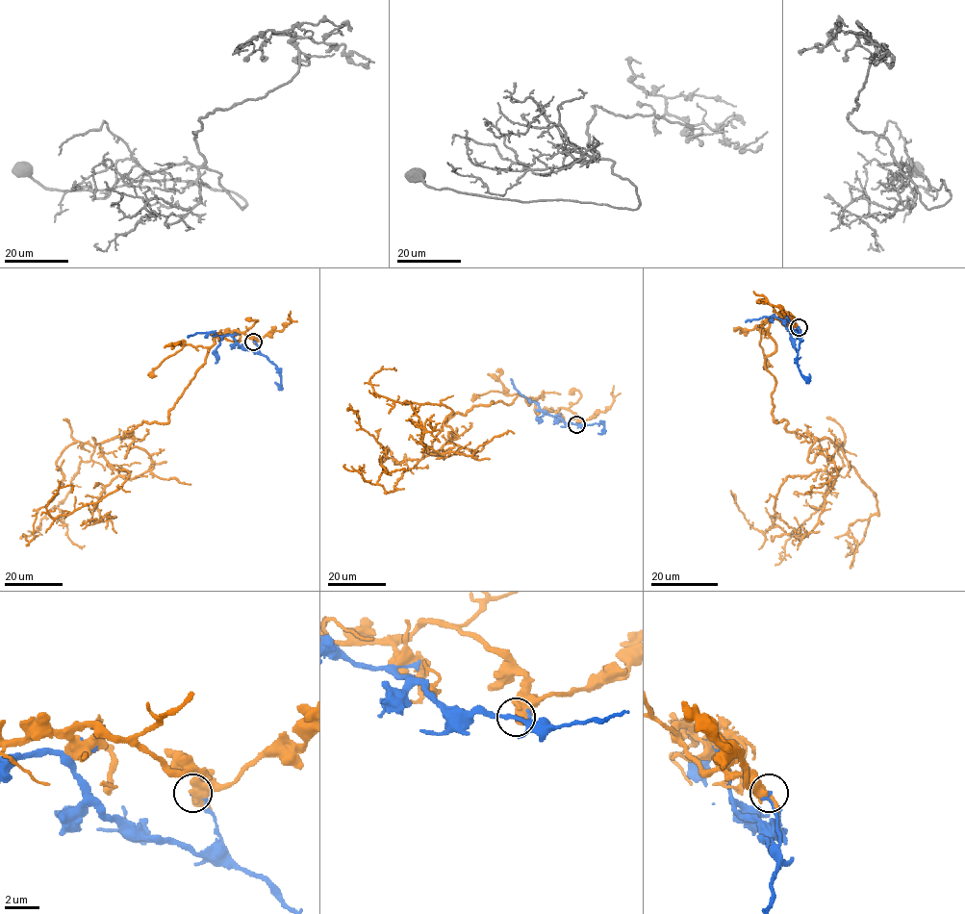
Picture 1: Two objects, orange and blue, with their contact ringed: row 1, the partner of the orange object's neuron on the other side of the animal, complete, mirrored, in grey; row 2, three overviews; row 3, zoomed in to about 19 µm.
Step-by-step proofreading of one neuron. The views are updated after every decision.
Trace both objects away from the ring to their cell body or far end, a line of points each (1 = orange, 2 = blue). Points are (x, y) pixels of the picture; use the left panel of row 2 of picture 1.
1: (254, 342), (212, 335), (168, 421), (100, 444), (129, 473), (121, 486), (52, 518), (47, 502), (71, 493)
2: (254, 342), (257, 346), (254, 352), (242, 347), (231, 335), (197, 332), (187, 337)

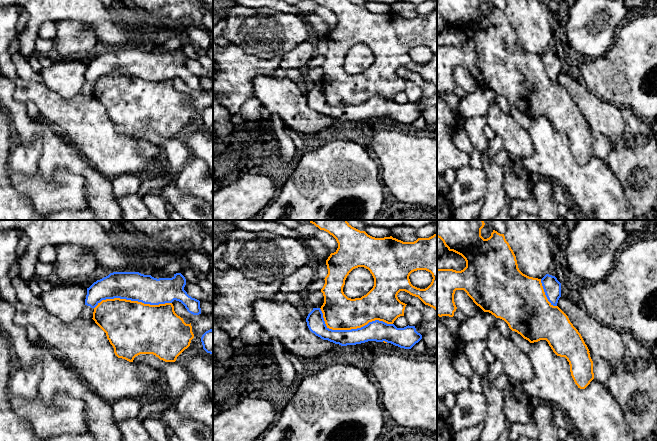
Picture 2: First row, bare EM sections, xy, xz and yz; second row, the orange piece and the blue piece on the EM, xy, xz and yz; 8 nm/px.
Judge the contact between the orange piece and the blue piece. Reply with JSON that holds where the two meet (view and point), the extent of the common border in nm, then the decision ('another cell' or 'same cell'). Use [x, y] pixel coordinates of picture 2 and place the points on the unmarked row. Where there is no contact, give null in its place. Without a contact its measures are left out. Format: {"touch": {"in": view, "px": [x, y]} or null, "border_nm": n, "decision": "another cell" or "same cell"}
{"touch": {"in": "xz", "px": [351, 104]}, "border_nm": 600, "decision": "another cell"}

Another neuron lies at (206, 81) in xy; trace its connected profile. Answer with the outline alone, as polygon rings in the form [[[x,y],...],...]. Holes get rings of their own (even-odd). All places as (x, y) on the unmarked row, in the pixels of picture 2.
[[[203,52],[199,54],[198,61],[208,70],[206,75],[200,77],[201,90],[210,90],[213,88],[213,61]]]

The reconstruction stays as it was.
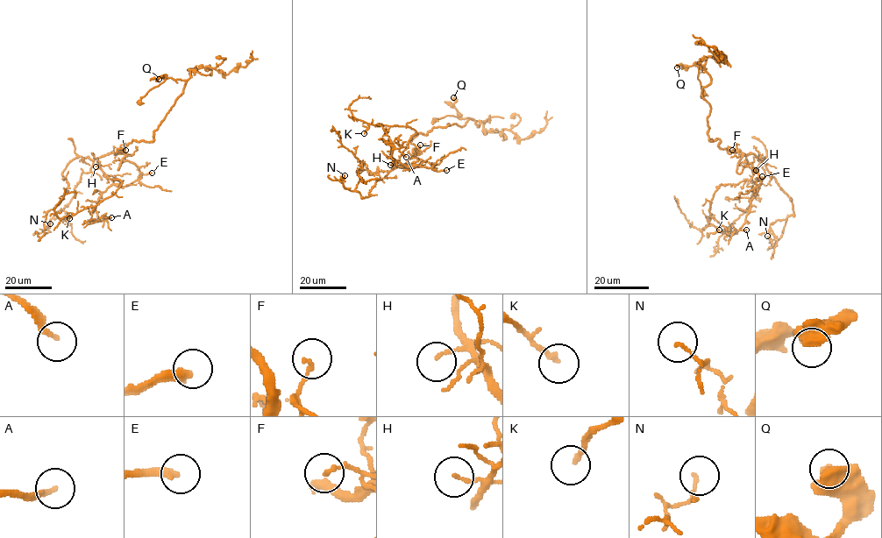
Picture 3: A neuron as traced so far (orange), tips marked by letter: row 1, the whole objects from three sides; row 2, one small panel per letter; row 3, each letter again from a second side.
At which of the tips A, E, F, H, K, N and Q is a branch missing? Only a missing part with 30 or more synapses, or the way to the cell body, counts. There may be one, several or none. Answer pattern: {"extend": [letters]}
{"extend": ["E"]}

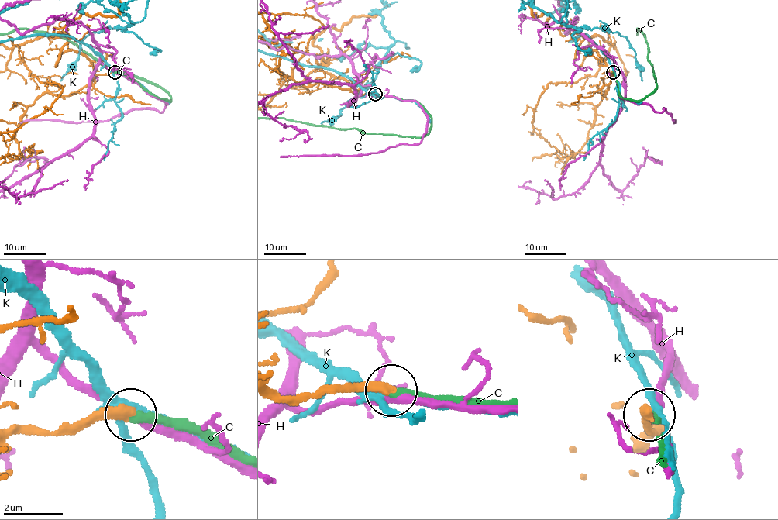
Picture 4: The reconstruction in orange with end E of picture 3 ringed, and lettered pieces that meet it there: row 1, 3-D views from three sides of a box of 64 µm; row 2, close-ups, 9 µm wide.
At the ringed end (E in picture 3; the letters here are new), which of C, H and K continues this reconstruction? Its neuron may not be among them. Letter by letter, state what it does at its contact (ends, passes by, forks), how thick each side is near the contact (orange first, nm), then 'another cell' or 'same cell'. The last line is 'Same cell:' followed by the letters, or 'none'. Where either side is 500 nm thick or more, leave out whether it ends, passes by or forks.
C: it ends | 380/280 nm | same cell
H: it passes by | 360/260 nm | another cell
K: it forks | 360/240 nm | another cell
Same cell: C

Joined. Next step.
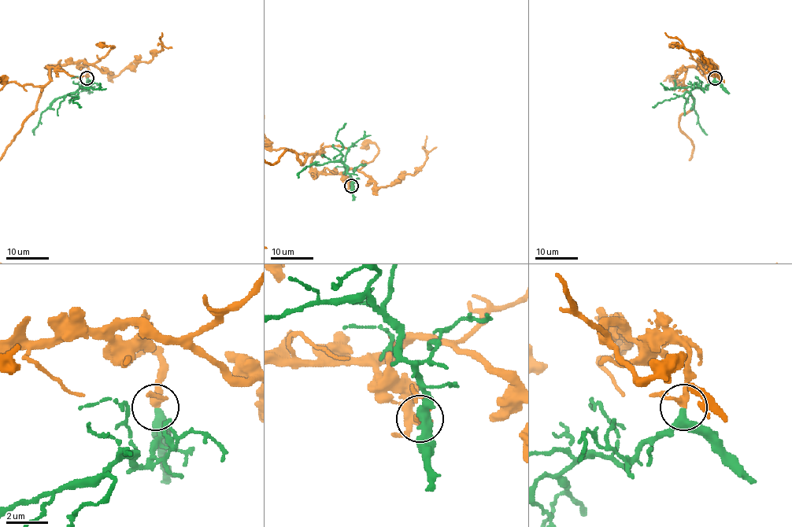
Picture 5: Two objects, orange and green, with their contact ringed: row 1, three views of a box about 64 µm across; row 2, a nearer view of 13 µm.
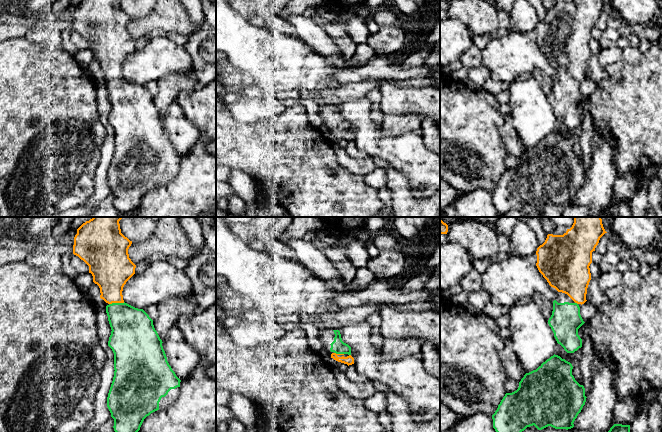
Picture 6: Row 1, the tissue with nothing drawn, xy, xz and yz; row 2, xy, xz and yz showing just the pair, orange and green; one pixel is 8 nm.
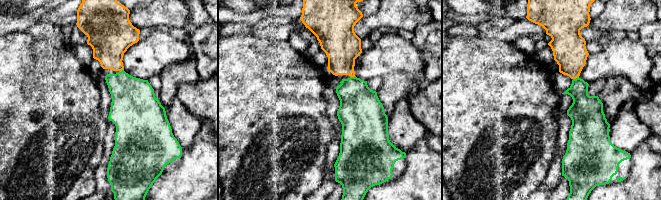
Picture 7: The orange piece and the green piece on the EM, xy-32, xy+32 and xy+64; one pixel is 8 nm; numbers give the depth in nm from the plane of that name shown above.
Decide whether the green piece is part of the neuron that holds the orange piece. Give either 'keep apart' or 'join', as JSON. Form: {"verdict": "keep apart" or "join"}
{"verdict": "join"}

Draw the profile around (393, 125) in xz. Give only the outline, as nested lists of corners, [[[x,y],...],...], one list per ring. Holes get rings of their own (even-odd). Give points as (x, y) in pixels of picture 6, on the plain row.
[[[387,114],[383,119],[382,127],[388,136],[399,136],[406,132],[419,132],[422,120],[422,115]]]

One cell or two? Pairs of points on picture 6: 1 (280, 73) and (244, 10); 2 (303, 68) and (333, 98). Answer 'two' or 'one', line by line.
1: two
2: two

